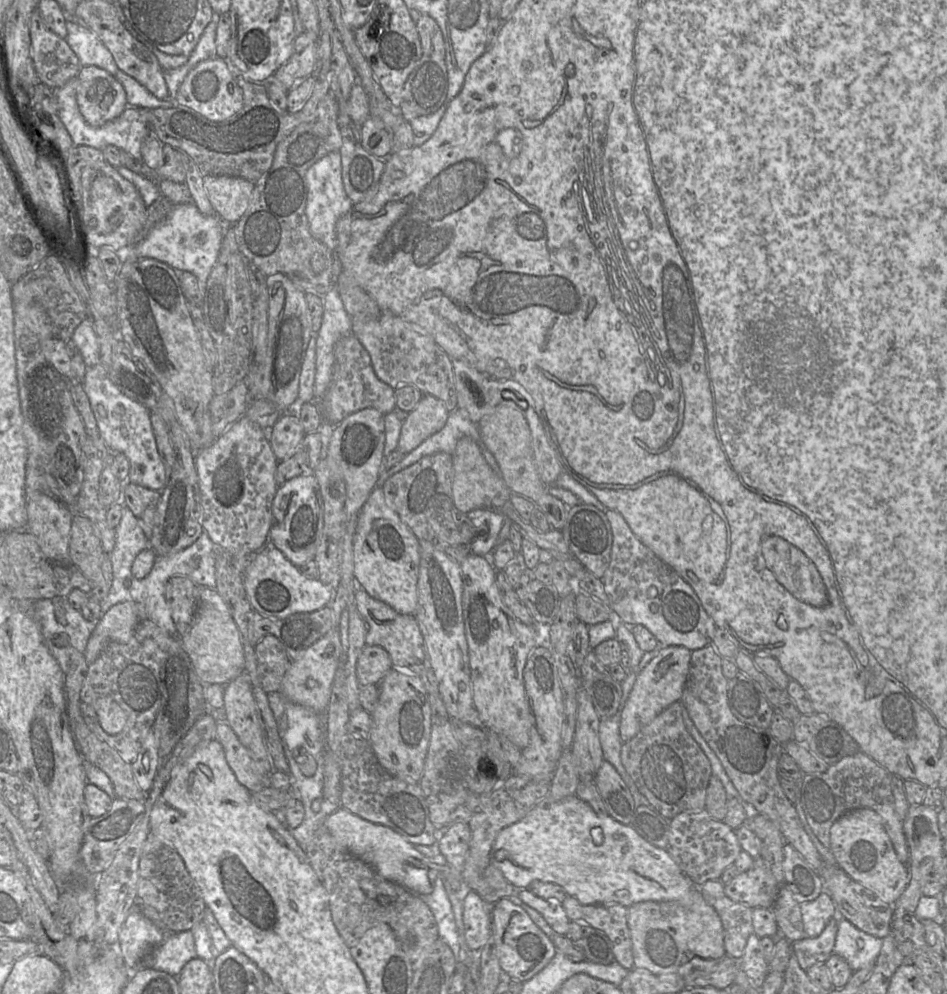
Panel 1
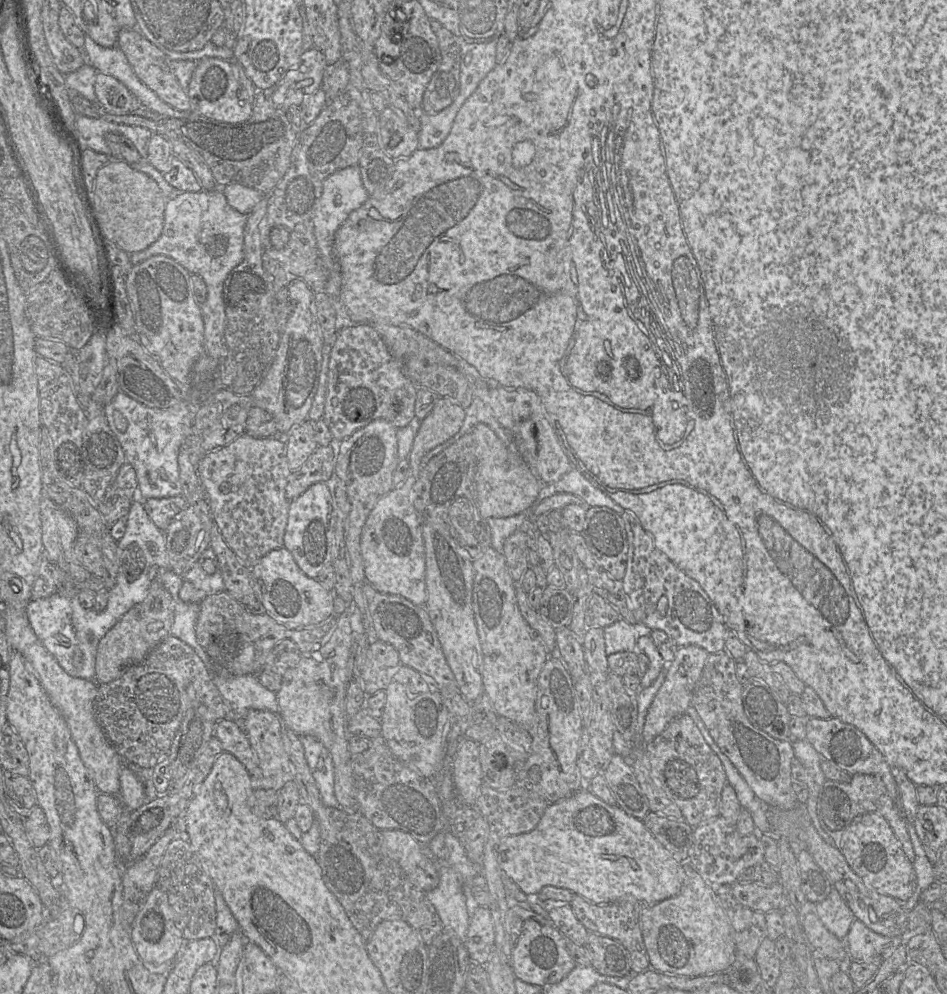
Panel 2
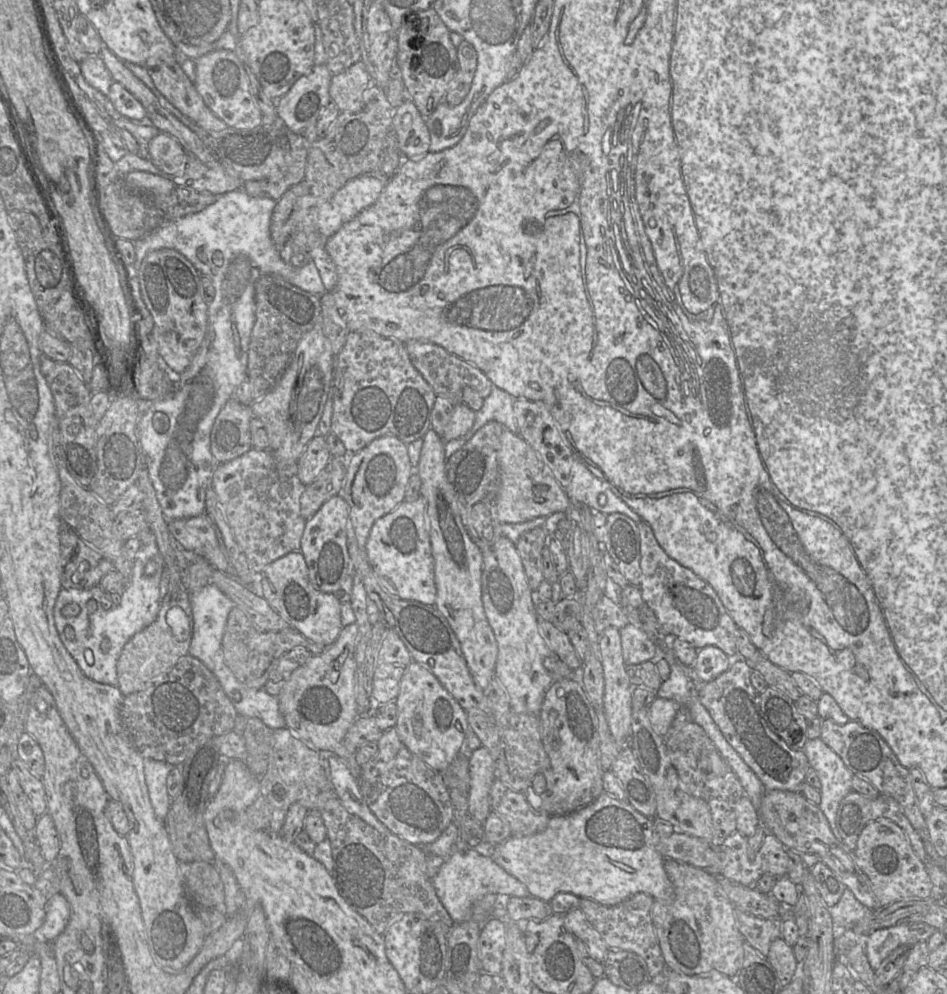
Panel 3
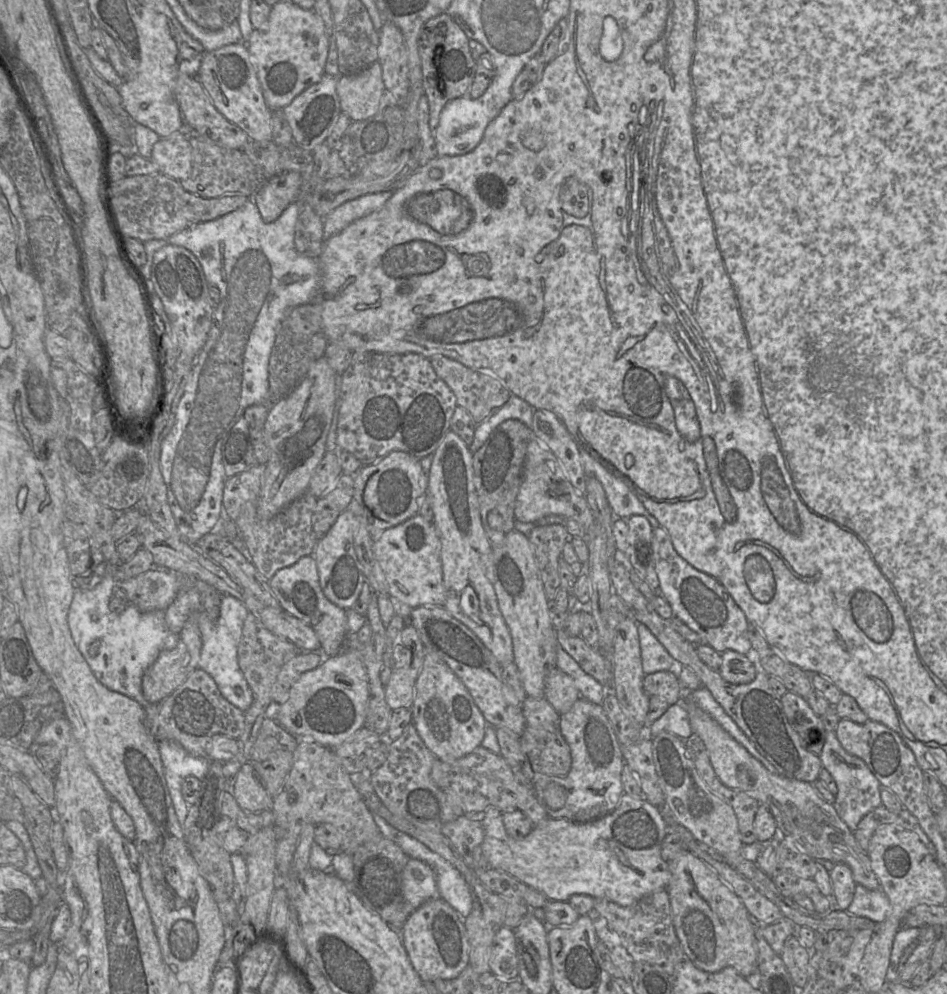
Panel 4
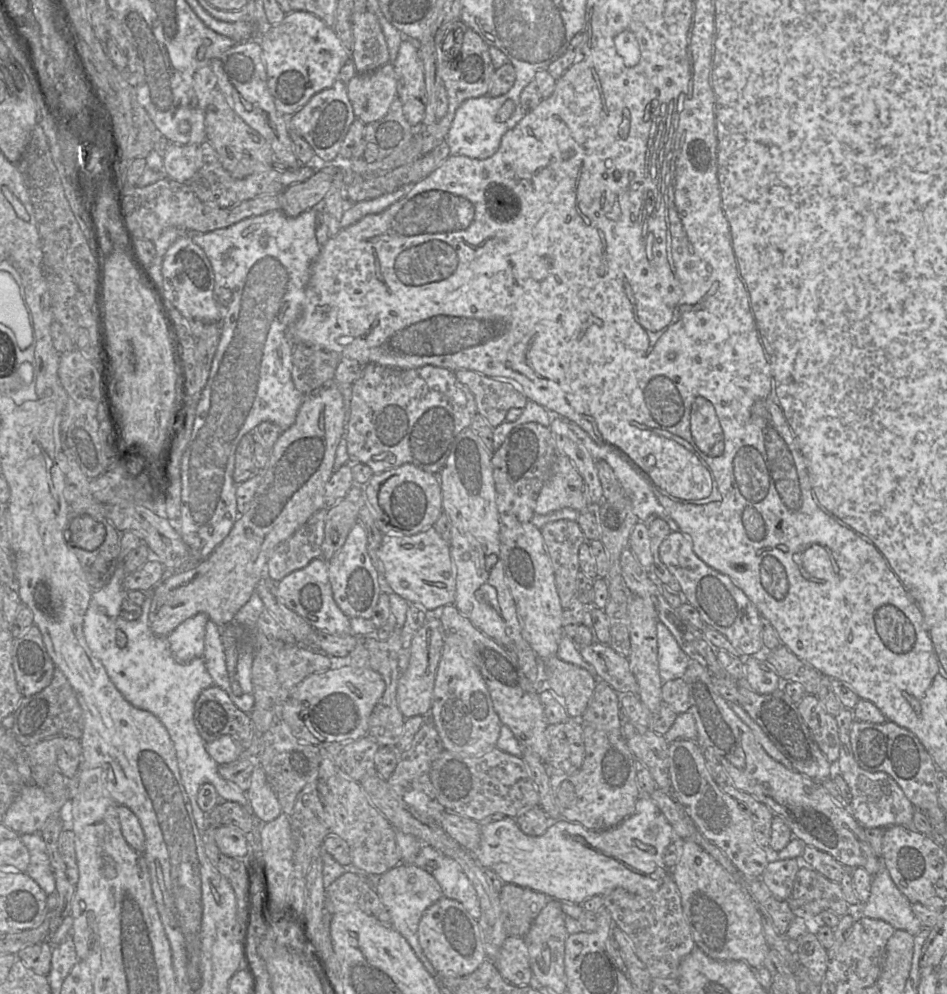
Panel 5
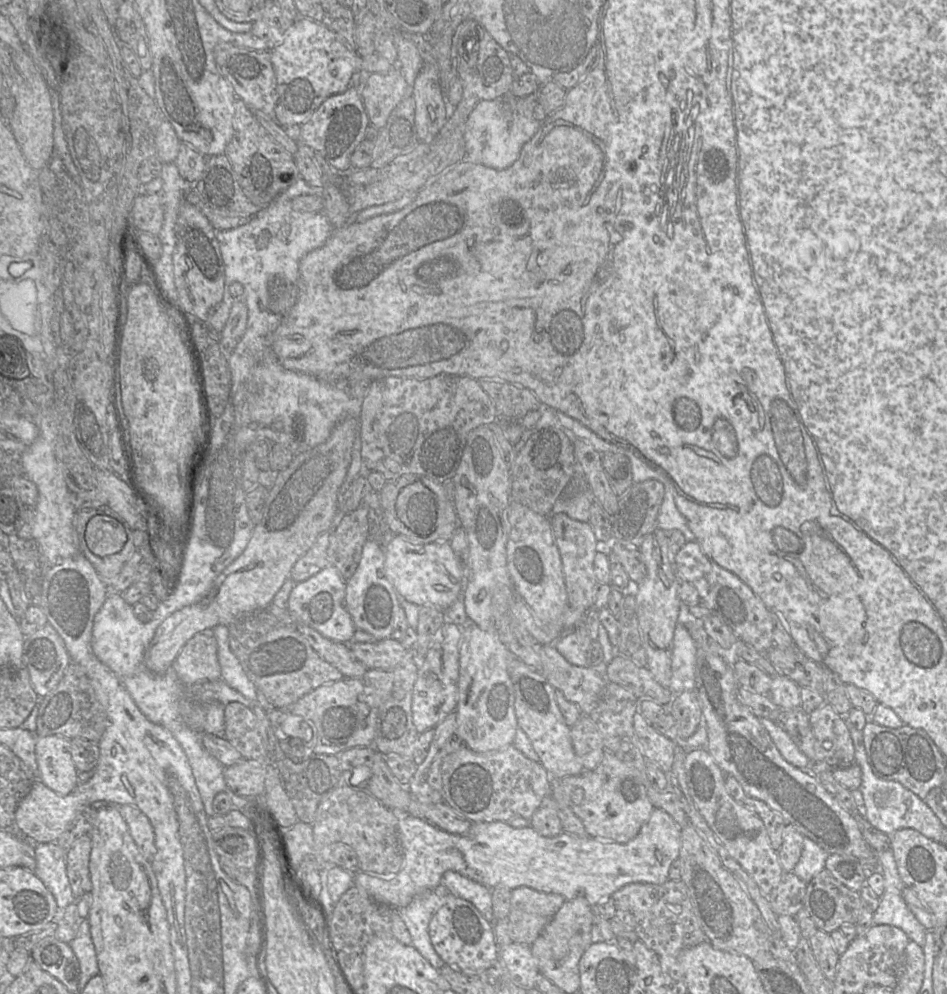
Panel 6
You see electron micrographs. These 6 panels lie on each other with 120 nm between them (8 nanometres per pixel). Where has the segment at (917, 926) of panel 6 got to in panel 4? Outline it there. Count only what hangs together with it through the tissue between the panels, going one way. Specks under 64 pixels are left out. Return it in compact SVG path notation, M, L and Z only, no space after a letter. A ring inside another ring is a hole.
M857 885L852 903L846 912L865 917L875 923L885 921L891 911L891 904L886 894L880 889L869 890Z

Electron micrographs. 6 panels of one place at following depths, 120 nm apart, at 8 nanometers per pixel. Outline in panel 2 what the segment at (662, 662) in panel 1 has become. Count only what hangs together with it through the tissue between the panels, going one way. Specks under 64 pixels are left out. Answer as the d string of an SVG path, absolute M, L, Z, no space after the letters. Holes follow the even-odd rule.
M681 646L677 649L673 661L664 665L663 682L648 709L643 726L643 738L646 743L657 737L673 719L685 714L691 706L693 690L700 679L709 654L698 646Z

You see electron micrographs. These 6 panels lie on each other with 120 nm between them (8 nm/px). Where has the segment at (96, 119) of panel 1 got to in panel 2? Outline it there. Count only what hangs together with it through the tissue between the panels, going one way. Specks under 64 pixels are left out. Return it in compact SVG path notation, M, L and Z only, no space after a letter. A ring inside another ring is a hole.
M102 72L97 73L95 94L97 103L113 115L124 115L142 107L124 84Z

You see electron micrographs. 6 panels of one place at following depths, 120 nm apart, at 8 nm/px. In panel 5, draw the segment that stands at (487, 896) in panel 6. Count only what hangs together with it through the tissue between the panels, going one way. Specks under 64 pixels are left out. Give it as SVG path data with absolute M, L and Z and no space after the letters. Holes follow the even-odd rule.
M424 845L413 864L423 868L435 878L444 897L461 903L467 912L478 920L480 904L477 893L457 862Z

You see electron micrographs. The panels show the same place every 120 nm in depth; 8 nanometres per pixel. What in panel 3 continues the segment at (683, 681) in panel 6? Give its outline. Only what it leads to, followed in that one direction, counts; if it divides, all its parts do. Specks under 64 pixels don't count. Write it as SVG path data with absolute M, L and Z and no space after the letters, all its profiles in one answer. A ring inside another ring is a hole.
M631 623L620 629L620 636L626 665L651 661L659 651L665 656L654 637Z

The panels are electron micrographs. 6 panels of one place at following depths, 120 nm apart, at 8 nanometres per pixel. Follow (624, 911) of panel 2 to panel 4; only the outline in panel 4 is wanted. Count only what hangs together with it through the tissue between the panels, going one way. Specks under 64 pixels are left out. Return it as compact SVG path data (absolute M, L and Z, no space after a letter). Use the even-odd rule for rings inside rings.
M666 889L648 894L630 906L620 906L605 898L594 898L593 911L607 921L608 928L618 934L623 946L635 961L643 961L663 969L674 975L677 965L685 959L680 941L676 935L672 921L671 905Z

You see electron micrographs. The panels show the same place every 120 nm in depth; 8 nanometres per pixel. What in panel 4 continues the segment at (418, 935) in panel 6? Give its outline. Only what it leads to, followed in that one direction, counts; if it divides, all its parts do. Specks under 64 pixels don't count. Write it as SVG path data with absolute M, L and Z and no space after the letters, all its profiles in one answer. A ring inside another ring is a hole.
M410 859L403 868L401 882L403 896L414 910L438 897L435 873L423 861Z

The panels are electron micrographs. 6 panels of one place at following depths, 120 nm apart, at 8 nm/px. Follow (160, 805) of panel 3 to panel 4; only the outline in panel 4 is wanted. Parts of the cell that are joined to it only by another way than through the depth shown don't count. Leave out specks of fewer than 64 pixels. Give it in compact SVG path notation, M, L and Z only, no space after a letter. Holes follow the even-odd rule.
M170 740L159 742L159 751L173 806L182 825L190 808L181 793L182 782L189 776L204 780L210 771L211 761L189 754L180 744Z

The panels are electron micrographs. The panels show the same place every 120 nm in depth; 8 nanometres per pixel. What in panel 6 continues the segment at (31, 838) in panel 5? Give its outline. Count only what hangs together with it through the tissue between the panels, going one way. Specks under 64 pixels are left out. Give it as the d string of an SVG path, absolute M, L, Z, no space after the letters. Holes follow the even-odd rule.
M33 843L36 858L34 874L51 892L61 909L74 903L76 898L67 876L66 851L55 843Z

